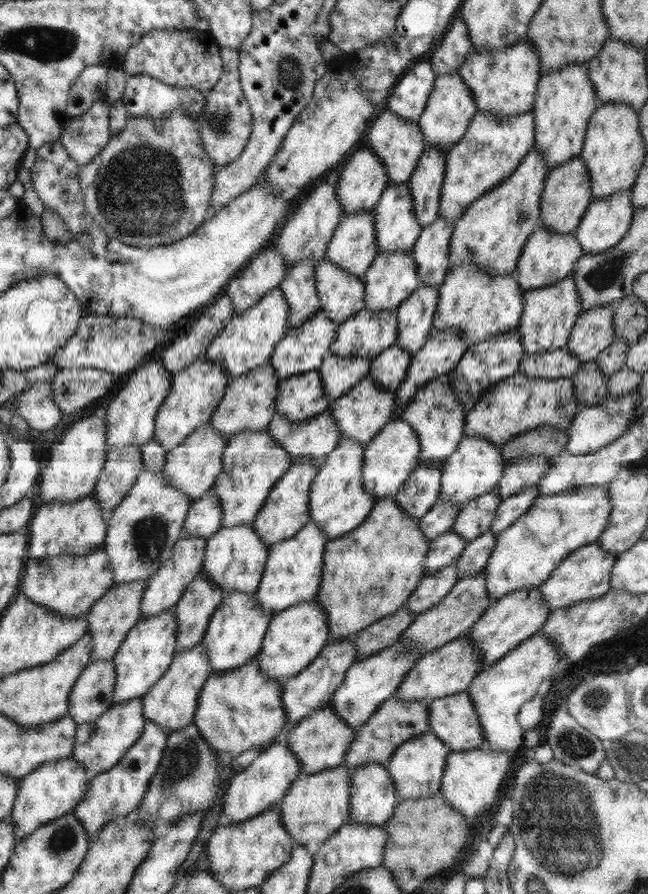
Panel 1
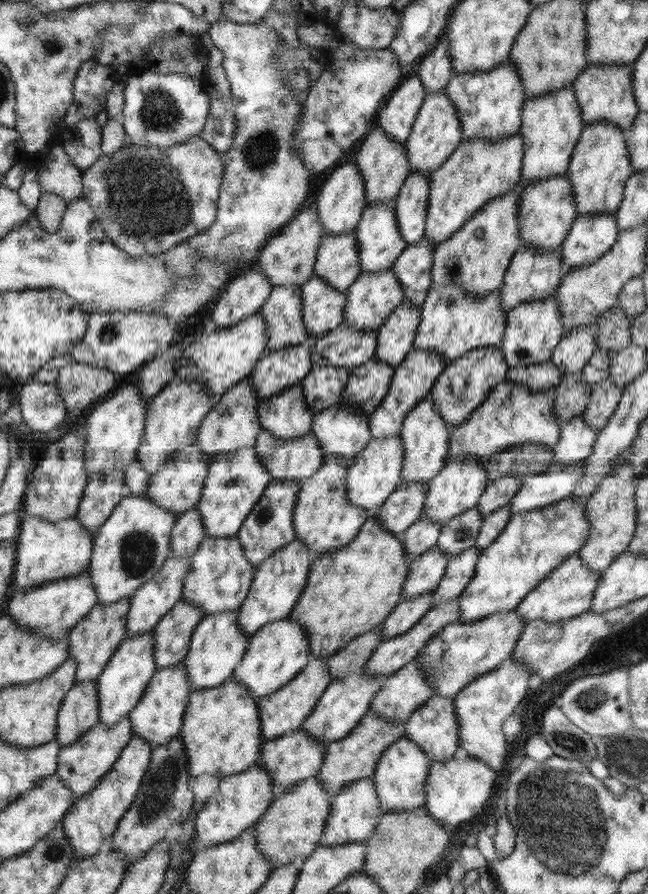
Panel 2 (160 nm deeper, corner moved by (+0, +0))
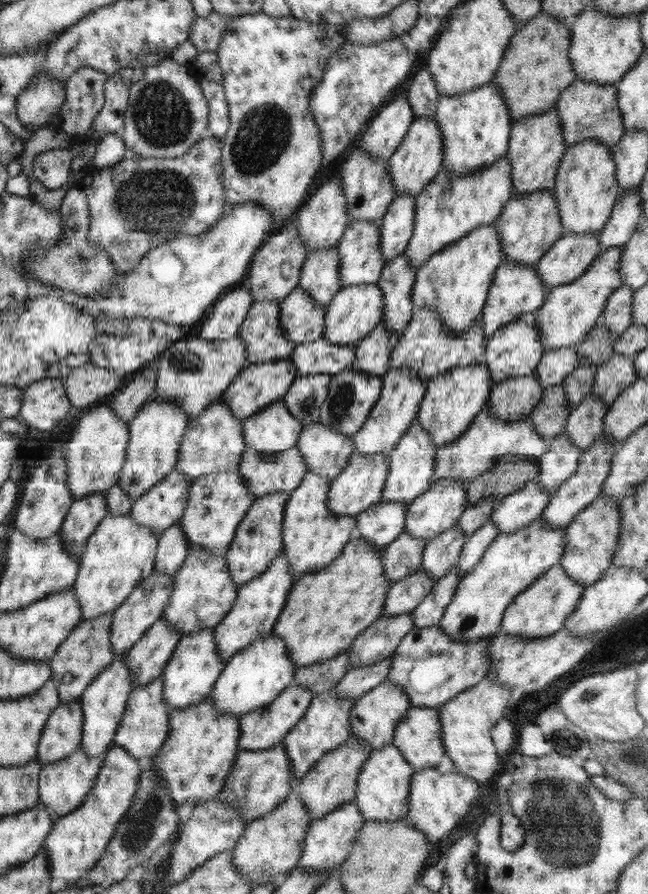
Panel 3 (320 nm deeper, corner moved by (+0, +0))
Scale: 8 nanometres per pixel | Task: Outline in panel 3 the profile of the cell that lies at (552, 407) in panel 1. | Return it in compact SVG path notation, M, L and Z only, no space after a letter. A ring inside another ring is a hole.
M487 405L476 415L471 427L468 427L455 441L440 446L434 453L435 469L431 476L431 483L441 478L461 478L470 482L473 478L487 472L492 468L497 458L506 454L519 454L520 456L541 457L547 450L548 440L536 433L530 416L524 416L520 421L504 423L490 415Z

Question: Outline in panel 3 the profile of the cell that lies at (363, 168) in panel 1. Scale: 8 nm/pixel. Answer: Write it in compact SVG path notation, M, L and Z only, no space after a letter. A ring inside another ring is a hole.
M333 179L319 186L310 200L299 207L296 214L296 228L306 245L306 250L314 252L337 246L345 226L351 219L345 208L346 201L339 179Z

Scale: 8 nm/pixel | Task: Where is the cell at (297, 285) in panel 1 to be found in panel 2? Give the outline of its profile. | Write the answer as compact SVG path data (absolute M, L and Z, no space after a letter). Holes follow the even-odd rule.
M272 287L268 300L259 308L267 326L266 350L280 351L302 344L309 336L302 320L301 287Z

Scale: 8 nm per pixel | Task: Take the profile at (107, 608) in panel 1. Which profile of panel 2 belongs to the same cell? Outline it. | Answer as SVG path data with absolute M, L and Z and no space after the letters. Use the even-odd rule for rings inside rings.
M123 598L114 604L96 603L84 618L81 618L67 636L69 658L77 662L75 683L83 680L97 680L126 636L127 614L131 599Z

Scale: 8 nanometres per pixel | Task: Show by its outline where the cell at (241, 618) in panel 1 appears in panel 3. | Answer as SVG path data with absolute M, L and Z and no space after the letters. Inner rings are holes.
M214 628L202 629L192 635L184 635L178 641L172 656L168 659L159 679L163 684L163 699L172 709L188 708L200 704L208 698L213 686L220 676L226 661L221 660L215 643Z

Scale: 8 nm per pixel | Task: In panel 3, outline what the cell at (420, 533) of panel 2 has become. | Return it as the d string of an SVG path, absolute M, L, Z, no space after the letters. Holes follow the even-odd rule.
M407 532L388 543L381 554L384 574L389 582L398 582L421 568L422 555L427 541L409 536Z

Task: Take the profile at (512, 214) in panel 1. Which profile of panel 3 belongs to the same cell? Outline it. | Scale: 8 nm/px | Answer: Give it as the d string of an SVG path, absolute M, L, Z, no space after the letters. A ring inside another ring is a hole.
M495 222L483 224L463 236L455 244L433 254L416 271L412 287L415 308L433 308L439 312L443 326L449 326L455 334L464 332L480 318L497 266L504 260L501 240Z

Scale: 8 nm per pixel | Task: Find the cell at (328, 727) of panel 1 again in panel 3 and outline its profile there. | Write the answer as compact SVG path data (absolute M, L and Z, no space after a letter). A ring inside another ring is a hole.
M277 744L268 750L238 750L233 767L225 778L223 789L216 798L225 804L237 804L237 810L245 820L252 821L274 810L292 790L292 782L296 780L291 773L291 760L285 753L283 744ZM240 770L248 770L252 776L242 780Z

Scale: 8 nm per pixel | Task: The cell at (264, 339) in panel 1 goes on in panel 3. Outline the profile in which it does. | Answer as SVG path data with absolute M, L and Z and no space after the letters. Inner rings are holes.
M241 339L233 340L179 340L161 352L156 374L154 400L173 401L190 417L197 418L207 407L220 400L232 380L246 368L246 344Z

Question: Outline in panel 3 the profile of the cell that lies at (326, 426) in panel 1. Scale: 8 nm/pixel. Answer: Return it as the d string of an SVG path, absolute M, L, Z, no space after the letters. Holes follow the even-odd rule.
M246 447L241 455L239 472L256 499L270 493L290 494L309 472L296 447L276 453Z

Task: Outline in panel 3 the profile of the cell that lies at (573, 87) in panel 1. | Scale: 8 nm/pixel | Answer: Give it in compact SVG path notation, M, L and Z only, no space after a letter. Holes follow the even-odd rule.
M555 107L542 114L525 116L513 121L506 154L509 165L512 166L512 194L553 190L559 163L562 162L567 148L560 126L559 112Z

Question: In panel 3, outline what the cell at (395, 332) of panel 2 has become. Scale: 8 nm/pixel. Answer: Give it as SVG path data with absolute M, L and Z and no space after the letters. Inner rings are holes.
M383 322L378 323L356 342L356 361L352 370L382 378L390 369L390 354L400 337L401 333L389 332Z

